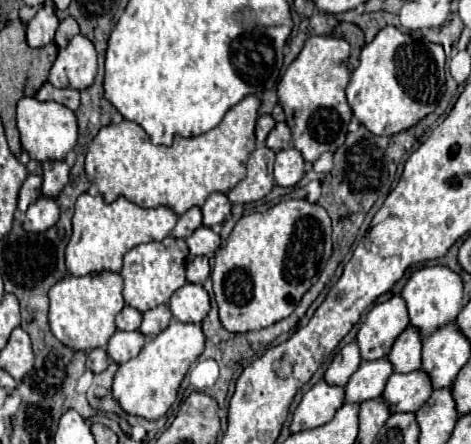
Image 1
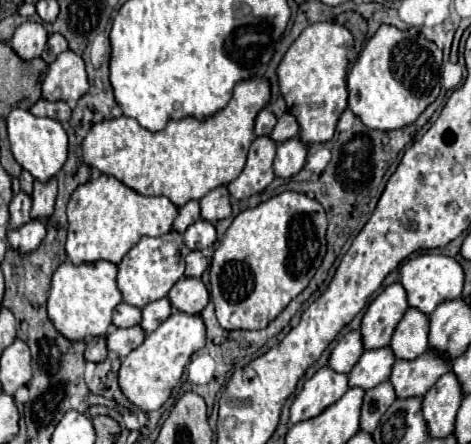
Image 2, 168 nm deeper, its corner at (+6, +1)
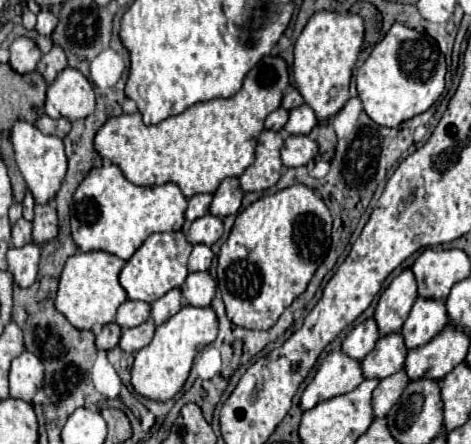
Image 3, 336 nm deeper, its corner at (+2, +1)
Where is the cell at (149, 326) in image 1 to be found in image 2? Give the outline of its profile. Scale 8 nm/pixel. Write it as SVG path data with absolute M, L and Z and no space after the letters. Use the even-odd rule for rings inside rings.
M161 298L161 300L153 302L153 304L147 304L147 306L143 308L141 328L149 334L149 332L153 332L161 322L165 322L165 320L169 318L169 314L171 314L171 304L169 304L167 298Z

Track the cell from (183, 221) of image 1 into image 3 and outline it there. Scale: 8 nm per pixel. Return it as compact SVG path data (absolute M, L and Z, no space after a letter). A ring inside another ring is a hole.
M195 194L189 198L189 208L185 212L187 216L187 222L193 222L201 216L205 216L209 212L209 204L211 204L213 196L211 194Z

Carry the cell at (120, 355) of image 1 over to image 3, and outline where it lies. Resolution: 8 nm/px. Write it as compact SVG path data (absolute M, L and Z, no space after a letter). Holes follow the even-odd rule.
M147 320L141 326L123 330L119 346L121 346L121 350L133 354L133 352L141 350L143 346L147 346L153 340L153 332L155 332L155 322L153 320Z

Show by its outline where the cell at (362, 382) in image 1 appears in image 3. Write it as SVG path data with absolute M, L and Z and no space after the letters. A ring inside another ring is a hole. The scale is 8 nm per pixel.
M399 332L387 334L377 340L377 346L361 360L365 378L387 378L399 372L405 364L407 346Z

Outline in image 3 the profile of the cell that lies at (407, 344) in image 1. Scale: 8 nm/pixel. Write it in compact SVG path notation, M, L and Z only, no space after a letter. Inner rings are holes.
M419 298L409 312L409 318L401 328L401 334L405 338L407 348L413 350L427 344L447 324L449 324L449 316L445 308L445 300Z

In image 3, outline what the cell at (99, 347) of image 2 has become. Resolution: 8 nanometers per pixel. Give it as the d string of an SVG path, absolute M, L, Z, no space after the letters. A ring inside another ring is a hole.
M109 322L109 324L105 324L105 326L97 332L95 344L97 344L99 350L111 350L111 348L115 348L115 346L119 344L119 338L121 338L121 328L119 328L119 324Z

